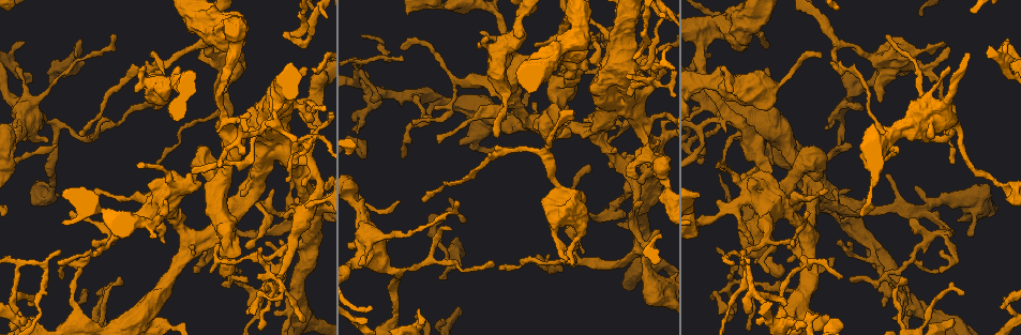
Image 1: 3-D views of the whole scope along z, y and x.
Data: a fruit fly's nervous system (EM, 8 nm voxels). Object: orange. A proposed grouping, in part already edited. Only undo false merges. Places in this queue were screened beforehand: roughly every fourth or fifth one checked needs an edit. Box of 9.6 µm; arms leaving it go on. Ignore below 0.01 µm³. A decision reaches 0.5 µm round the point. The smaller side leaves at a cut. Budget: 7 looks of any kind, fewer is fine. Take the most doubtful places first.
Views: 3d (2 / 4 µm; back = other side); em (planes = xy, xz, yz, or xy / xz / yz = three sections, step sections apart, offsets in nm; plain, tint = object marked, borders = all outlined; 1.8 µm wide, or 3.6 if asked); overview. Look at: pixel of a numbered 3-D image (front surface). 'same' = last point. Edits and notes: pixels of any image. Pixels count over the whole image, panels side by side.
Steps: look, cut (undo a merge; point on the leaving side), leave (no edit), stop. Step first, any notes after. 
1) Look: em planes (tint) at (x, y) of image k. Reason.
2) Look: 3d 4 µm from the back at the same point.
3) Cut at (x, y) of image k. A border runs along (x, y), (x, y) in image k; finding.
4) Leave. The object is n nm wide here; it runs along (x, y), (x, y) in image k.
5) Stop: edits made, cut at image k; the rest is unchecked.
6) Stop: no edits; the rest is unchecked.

Look: em planes (tint) at (309, 158) of image 1. Thin arm on a thick one.

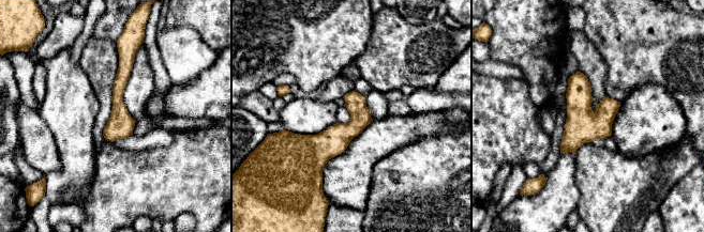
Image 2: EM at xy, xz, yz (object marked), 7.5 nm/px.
Leave. It runs along (123, 52), (118, 126), (109, 138) in image 2; one cell here.

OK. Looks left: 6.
Look: 3d 4 µm at (888, 276) of image 1. Closes a loop.

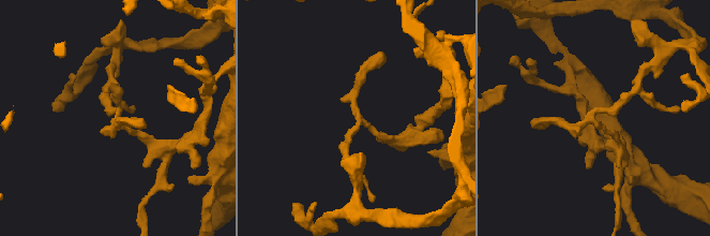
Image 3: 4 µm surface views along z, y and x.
Look: em planes (borders) at (358, 118) of image 3.

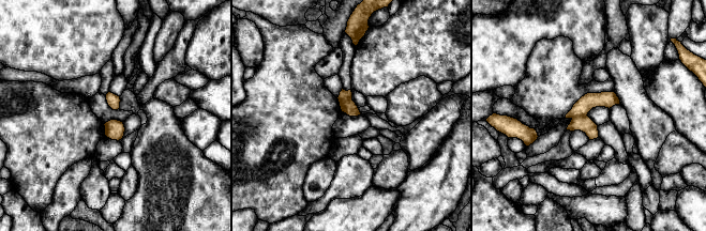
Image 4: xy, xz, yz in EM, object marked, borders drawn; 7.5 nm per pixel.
Leave. The object is 110 nm wide here; it runs along (612, 94), (594, 99), (570, 127) in image 4; all the same cell.

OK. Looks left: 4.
Look: em 3.6 µm planes (plain) at (570, 64) of image 1. A fork.

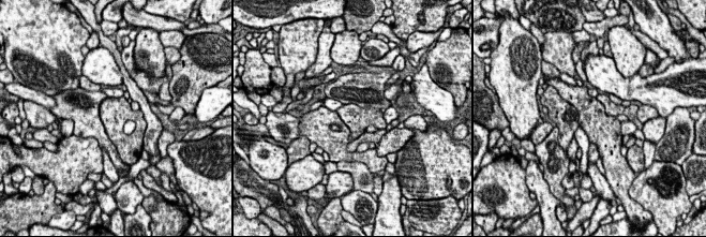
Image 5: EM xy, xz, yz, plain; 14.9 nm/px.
Look: em 3.6 µm planes (borders) at the same point. What lies round it.

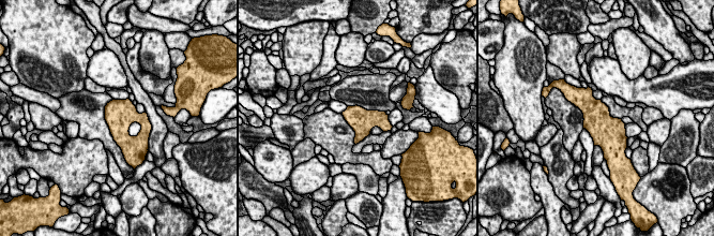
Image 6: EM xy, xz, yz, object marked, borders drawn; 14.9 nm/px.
Leave. One cell here.

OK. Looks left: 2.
Stop: no edits; the rest is unchecked.

